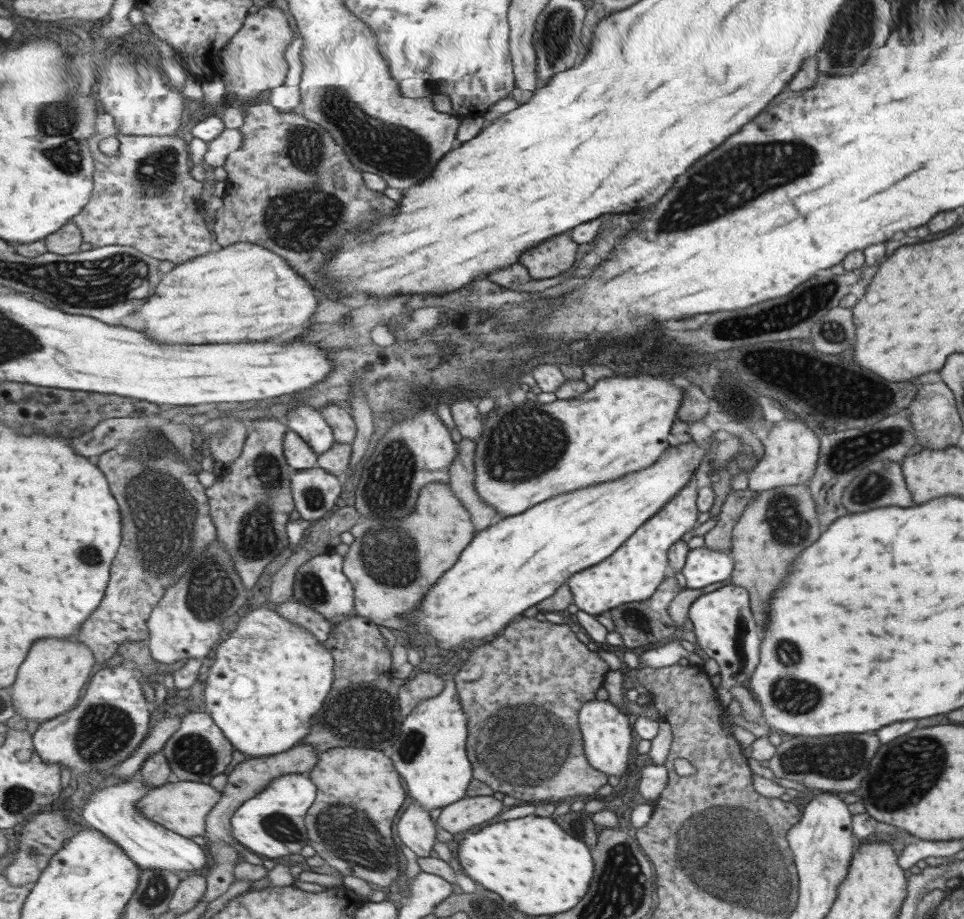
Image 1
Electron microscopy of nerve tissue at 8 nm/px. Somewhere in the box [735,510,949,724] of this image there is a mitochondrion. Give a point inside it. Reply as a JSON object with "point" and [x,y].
{"point":[798,696]}

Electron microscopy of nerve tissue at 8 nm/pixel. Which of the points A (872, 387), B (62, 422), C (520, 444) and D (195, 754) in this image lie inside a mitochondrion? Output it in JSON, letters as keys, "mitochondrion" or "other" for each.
{"A":"other","B":"other","C":"mitochondrion","D":"mitochondrion"}

